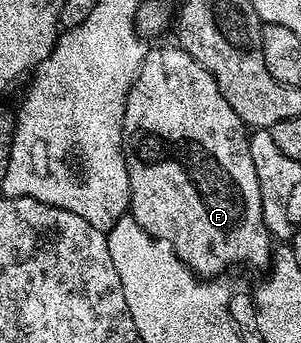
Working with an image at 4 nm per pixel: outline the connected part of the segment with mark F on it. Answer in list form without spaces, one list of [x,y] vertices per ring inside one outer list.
[[[180,48],[173,50],[146,49],[145,59],[139,68],[137,78],[133,82],[131,92],[127,96],[125,115],[123,116],[123,136],[121,137],[121,150],[125,154],[127,164],[127,180],[129,181],[129,208],[128,213],[144,228],[152,238],[161,238],[173,245],[173,251],[179,256],[184,266],[188,266],[194,274],[202,279],[209,280],[214,276],[221,276],[224,270],[237,266],[240,262],[246,262],[249,266],[268,267],[271,262],[271,235],[265,227],[263,216],[263,204],[259,196],[259,180],[255,176],[255,163],[251,161],[249,151],[249,134],[244,122],[235,116],[235,108],[223,100],[223,92],[219,92],[219,84],[188,52]]]

